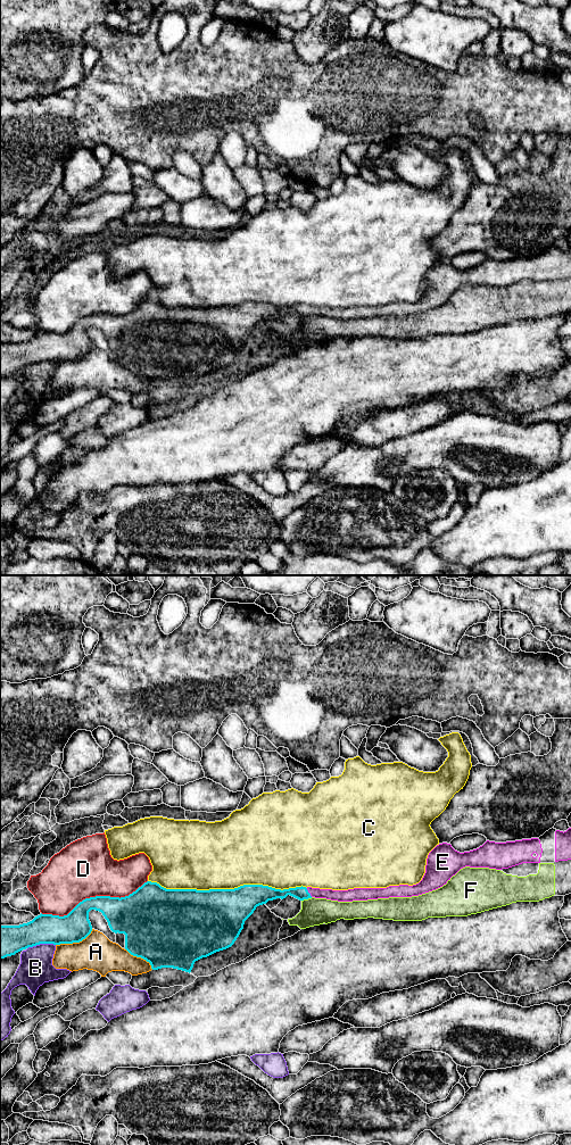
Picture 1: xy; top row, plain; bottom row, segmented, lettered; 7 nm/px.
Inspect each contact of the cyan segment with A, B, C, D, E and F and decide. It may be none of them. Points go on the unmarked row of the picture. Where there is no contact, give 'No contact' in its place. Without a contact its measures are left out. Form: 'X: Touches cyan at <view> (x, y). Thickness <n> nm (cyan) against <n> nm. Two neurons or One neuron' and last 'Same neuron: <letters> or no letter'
A: Touches cyan at xy (74, 359). Thickness 200 nm (cyan) against 240 nm. Two neurons
B: Touches cyan at xy (41, 361). Thickness 220 nm (cyan) against 240 nm. Two neurons
C: Touches cyan at xy (228, 307). Thickness 440 nm (cyan) against 480 nm. Two neurons
D: Touches cyan at xy (93, 315). Thickness 240 nm (cyan) against 400 nm. Two neurons
E: Touches cyan at xy (308, 310). Thickness 100 nm (cyan) against 80 nm. One neuron
F: Touches cyan at xy (306, 316). Thickness 100 nm (cyan) against 190 nm. Two neurons
Same neuron: E

